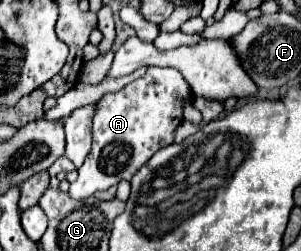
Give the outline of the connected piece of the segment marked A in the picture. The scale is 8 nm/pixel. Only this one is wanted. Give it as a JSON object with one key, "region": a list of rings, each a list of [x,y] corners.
{"region":[[[149,67],[141,79],[125,85],[117,93],[103,95],[95,105],[91,151],[79,167],[77,181],[69,187],[69,195],[73,199],[85,199],[95,191],[117,185],[121,179],[131,181],[135,171],[139,171],[153,153],[173,143],[175,129],[183,121],[183,103],[189,103],[189,99],[191,89],[187,81],[171,67]]]}

